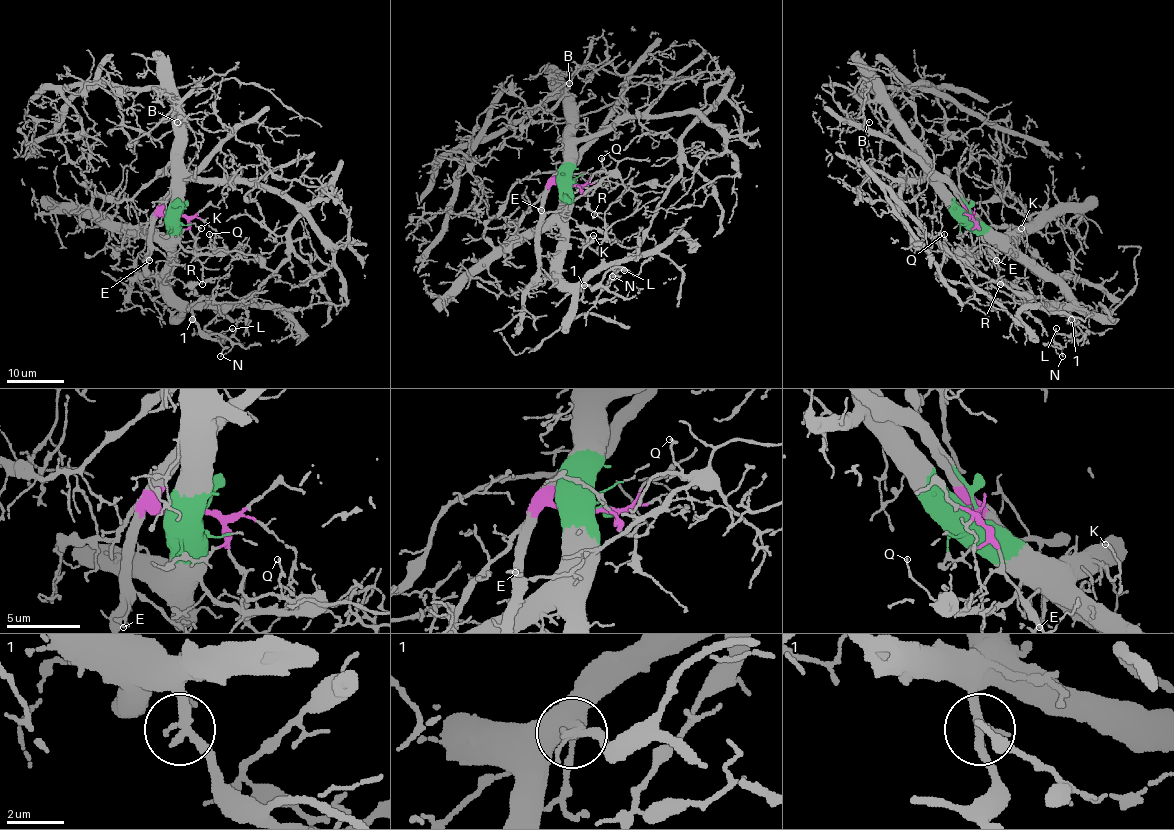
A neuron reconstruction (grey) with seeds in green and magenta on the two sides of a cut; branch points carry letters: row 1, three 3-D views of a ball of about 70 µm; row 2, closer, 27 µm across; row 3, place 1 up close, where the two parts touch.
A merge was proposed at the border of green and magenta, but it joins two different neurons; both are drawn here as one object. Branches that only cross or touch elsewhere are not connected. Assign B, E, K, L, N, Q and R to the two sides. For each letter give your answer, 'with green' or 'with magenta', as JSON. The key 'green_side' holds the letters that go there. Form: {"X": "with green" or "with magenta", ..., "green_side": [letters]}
{"B": "with green", "E": "with magenta", "K": "with green", "L": "with green", "N": "with green", "Q": "with magenta", "R": "with magenta", "green_side": ["B", "K", "L", "N"]}

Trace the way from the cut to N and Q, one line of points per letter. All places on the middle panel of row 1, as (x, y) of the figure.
N: (569, 185), (567, 248), (560, 275), (569, 284), (599, 288), (616, 278), (612, 277)
Q: (569, 186), (580, 189), (585, 195), (590, 178), (605, 169), (600, 158)

